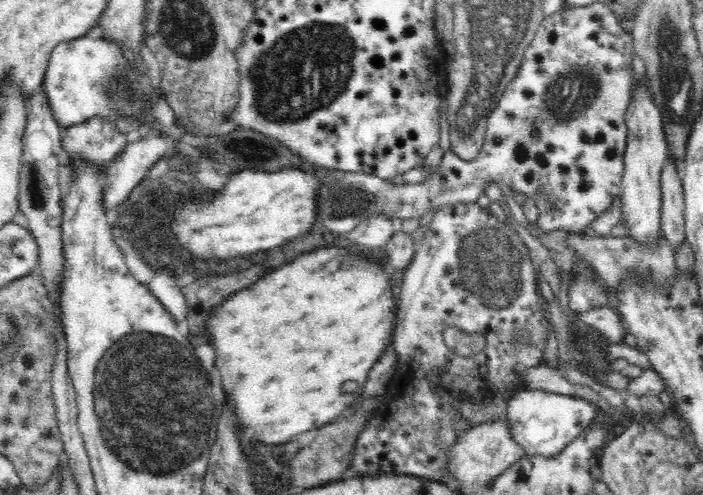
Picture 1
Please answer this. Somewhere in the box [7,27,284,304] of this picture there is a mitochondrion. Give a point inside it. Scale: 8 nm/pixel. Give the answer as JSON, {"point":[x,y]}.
{"point":[120,88]}

